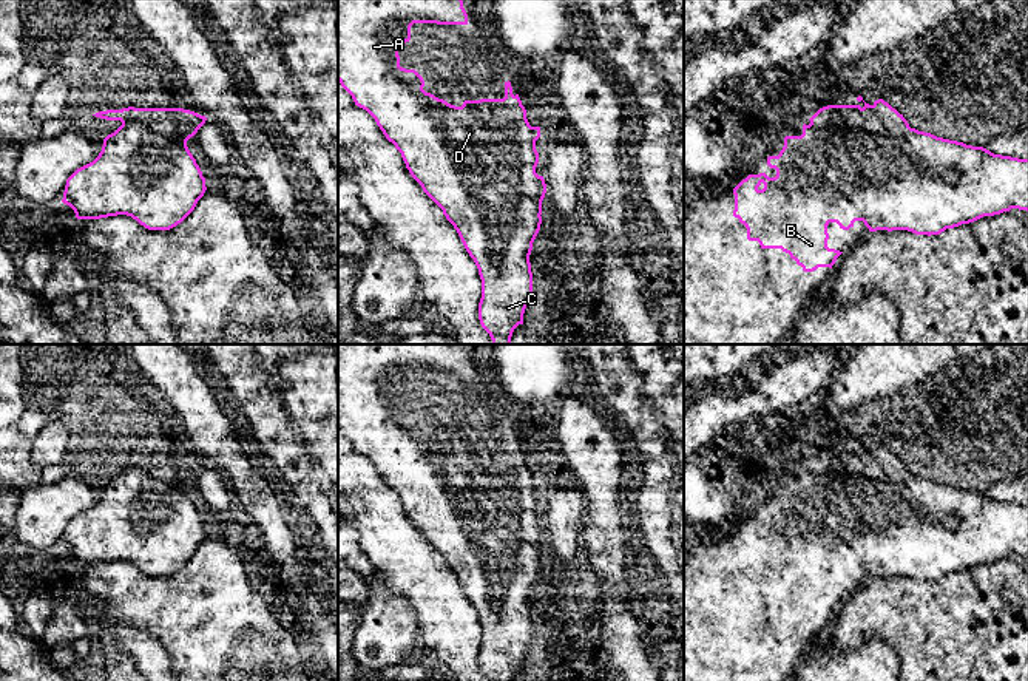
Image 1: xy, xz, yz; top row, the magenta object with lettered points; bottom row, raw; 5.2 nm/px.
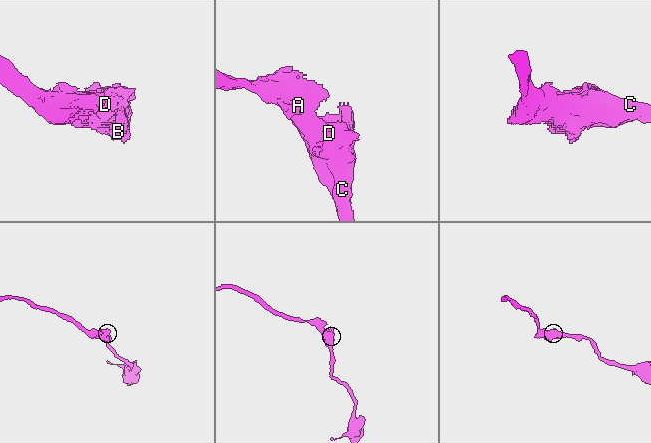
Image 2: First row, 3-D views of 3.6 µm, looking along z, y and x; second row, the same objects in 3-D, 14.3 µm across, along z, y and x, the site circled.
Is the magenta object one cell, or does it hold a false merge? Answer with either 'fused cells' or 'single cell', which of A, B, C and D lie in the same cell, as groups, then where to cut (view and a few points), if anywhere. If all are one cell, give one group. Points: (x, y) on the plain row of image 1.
single cell | A B C D | no cut

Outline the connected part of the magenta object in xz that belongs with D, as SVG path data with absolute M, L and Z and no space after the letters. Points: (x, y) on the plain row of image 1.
M338 344L338 428L352 442L357 452L366 456L377 468L383 480L401 499L401 503L411 522L421 531L423 537L443 556L446 565L457 576L466 598L474 605L482 625L482 644L478 649L478 666L482 673L489 681L512 681L519 670L523 670L523 659L533 641L533 618L529 601L533 588L542 570L542 547L546 539L543 522L536 519L539 499L536 486L540 483L540 473L531 473L526 465L526 456L522 451L519 440L512 440L511 428L505 428L503 445L480 445L465 446L462 452L448 449L423 435L424 426L415 415L400 412L398 392L411 386L411 372L414 369L437 369L437 371L468 371L468 360L462 344Z

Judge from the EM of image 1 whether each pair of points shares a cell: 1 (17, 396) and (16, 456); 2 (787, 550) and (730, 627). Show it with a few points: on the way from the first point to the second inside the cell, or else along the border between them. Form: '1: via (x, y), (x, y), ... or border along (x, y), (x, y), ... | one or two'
1: via (16, 411), (16, 440) | one
2: via (786, 569), (749, 609) | one

